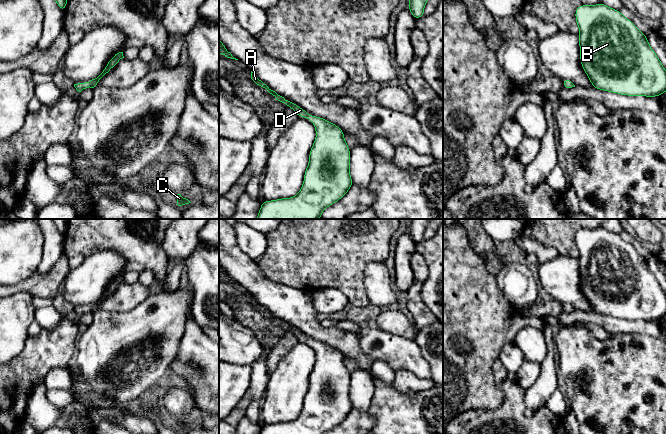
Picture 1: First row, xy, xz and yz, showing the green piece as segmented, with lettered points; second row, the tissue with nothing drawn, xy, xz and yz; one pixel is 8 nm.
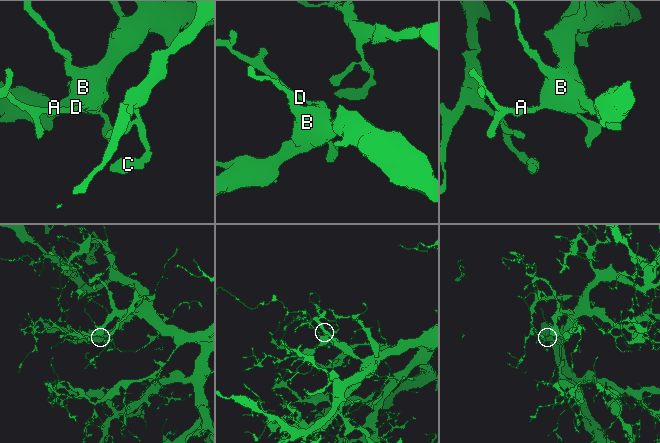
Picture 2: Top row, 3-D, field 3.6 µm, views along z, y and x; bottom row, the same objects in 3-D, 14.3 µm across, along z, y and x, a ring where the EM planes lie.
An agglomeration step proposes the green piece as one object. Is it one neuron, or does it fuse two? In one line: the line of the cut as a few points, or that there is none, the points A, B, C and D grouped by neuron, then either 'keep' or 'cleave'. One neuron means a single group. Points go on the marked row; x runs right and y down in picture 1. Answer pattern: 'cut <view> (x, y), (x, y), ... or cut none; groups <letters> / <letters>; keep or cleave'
cut none; groups A B C D; keep

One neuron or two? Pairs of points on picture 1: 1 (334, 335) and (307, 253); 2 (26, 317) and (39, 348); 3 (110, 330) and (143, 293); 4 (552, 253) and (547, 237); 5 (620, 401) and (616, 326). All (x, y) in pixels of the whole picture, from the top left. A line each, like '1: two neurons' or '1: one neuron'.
1: two neurons
2: two neurons
3: two neurons
4: two neurons
5: two neurons

